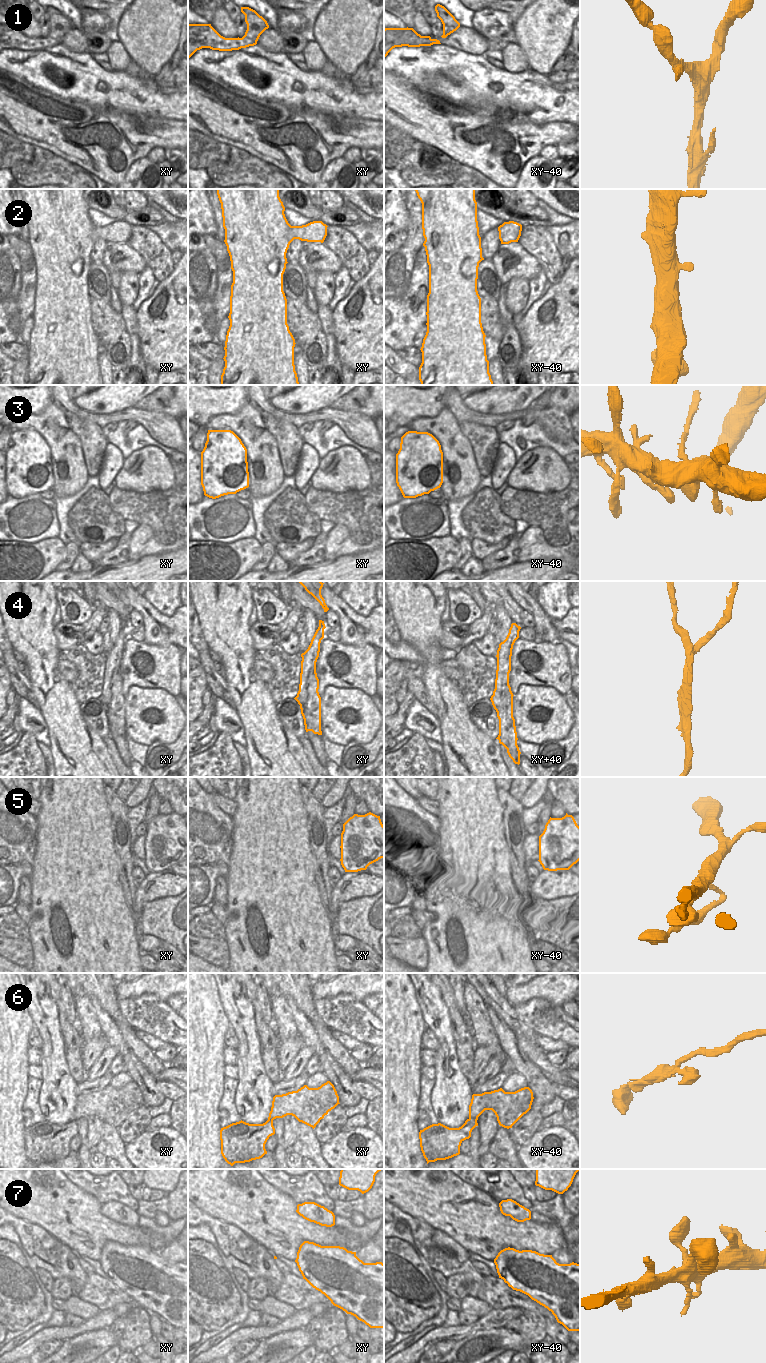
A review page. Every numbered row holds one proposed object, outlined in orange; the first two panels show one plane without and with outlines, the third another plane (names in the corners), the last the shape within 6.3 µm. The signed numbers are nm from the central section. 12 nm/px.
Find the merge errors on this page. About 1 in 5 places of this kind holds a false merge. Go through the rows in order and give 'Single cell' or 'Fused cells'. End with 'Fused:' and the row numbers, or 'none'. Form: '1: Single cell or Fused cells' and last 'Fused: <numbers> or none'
1: Single cell
2: Single cell
3: Single cell
4: Fused cells
5: Single cell
6: Single cell
7: Single cell
Fused: 4.

